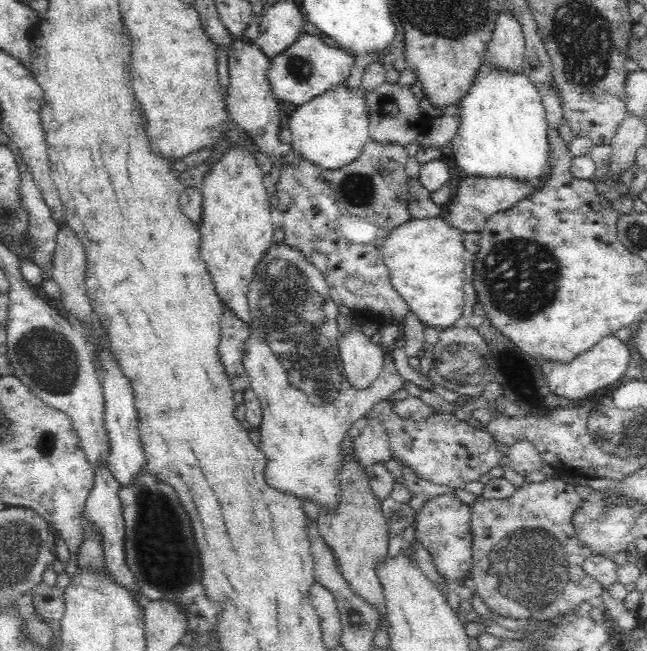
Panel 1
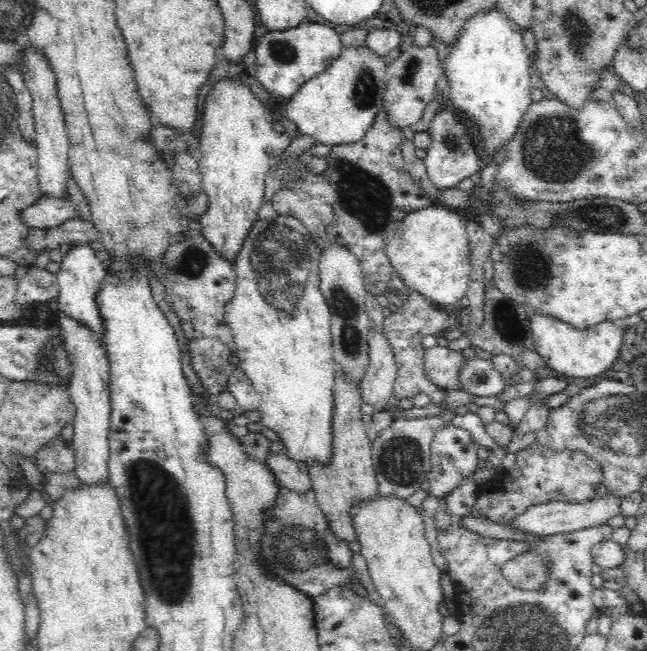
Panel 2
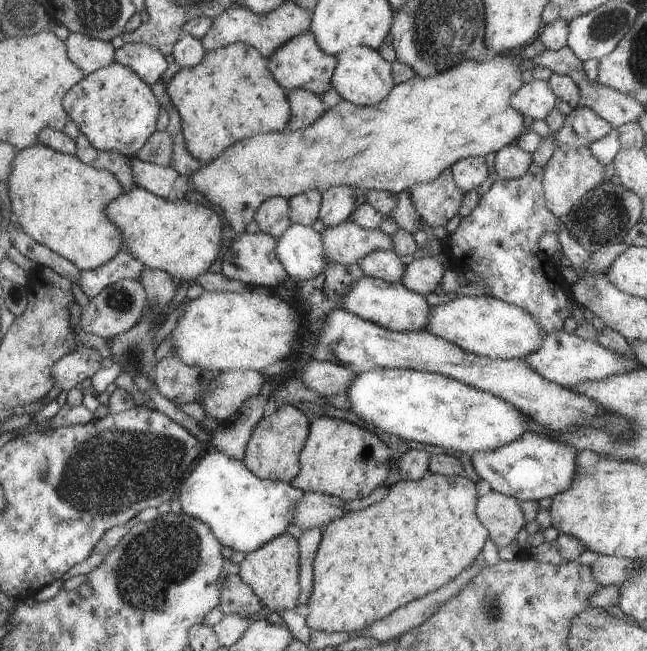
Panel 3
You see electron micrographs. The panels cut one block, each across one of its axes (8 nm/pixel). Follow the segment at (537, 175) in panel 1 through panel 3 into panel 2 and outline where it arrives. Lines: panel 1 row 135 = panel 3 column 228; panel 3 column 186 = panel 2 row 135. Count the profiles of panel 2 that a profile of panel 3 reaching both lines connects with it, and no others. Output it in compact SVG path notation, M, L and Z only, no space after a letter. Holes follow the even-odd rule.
M494 6L489 11L478 13L466 20L449 50L450 53L443 64L450 86L449 102L454 106L454 110L462 115L462 119L470 120L470 123L477 126L476 140L482 144L484 161L486 164L493 162L497 151L500 148L506 150L506 146L512 142L520 128L523 114L532 104L530 62L522 41L522 29Z

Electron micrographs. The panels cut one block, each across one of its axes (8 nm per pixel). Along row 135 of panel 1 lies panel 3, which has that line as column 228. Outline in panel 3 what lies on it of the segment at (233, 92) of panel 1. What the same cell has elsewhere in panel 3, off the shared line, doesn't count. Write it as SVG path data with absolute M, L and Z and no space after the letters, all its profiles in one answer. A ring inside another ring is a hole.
M245 231L239 236L236 236L228 250L221 258L221 273L227 279L243 282L245 285L253 286L257 289L258 286L279 286L284 282L287 275L285 268L278 262L274 249L277 245L277 240L270 235L261 233L247 234Z

